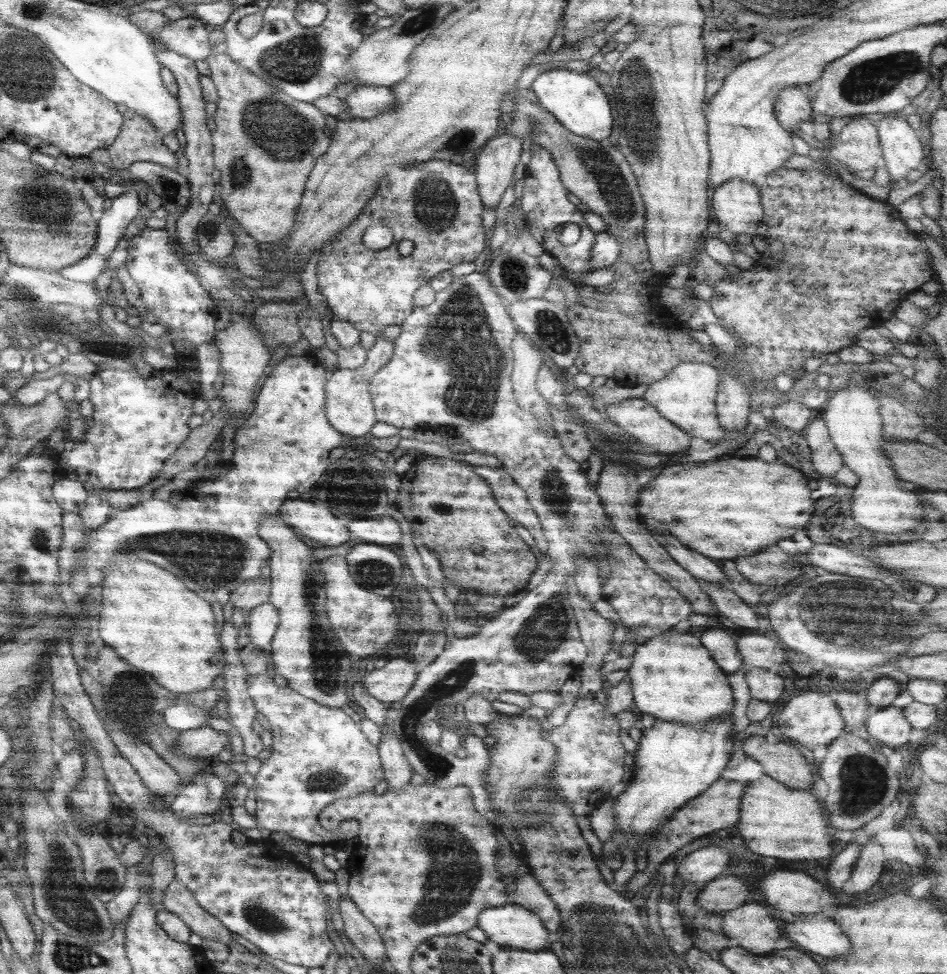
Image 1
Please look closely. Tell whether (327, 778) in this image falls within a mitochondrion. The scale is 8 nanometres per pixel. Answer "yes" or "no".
yes

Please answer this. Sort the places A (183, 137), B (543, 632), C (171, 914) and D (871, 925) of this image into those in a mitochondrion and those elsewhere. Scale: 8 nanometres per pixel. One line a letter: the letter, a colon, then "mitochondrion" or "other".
A: other
B: mitochondrion
C: other
D: other

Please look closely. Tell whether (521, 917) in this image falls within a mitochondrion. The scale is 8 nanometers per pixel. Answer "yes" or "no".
no

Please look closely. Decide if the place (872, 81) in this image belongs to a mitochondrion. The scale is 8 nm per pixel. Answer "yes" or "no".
yes

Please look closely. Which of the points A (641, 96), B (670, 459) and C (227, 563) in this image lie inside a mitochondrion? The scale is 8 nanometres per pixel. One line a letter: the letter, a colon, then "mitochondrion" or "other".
A: mitochondrion
B: other
C: mitochondrion

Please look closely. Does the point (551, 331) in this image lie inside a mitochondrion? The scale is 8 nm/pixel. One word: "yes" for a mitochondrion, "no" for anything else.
yes

